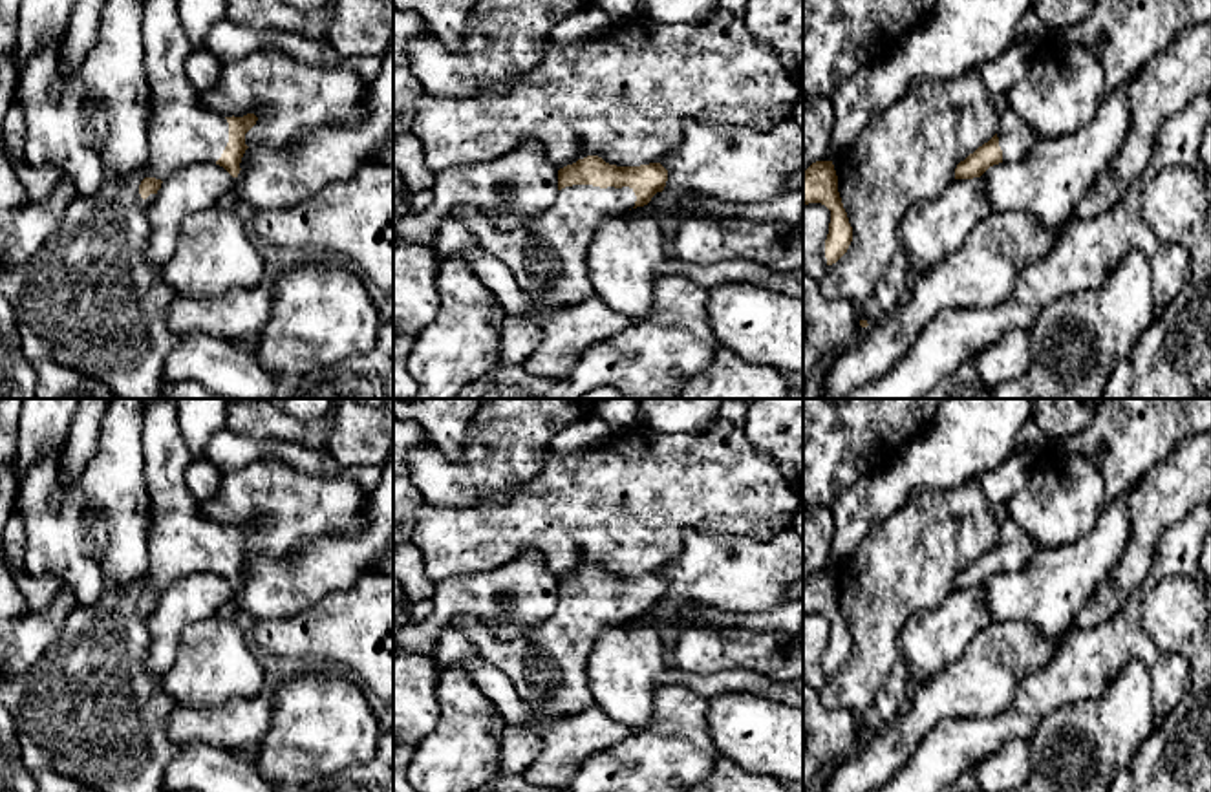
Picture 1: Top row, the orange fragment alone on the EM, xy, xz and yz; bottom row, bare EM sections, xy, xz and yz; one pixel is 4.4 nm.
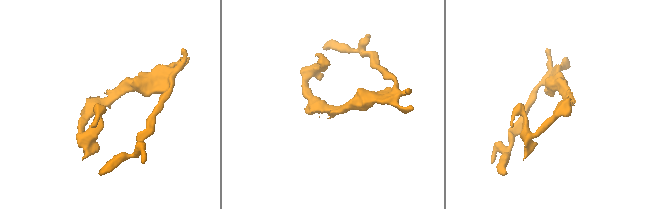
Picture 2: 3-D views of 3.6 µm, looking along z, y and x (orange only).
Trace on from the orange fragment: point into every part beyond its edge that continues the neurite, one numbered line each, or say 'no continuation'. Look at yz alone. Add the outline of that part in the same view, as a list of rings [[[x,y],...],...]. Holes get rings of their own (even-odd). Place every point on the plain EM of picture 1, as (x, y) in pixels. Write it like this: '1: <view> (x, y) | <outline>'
1: yz (1016, 547) | [[[1006,514],[999,519],[999,556],[1002,573],[1019,573],[1041,551],[1037,543]]]

